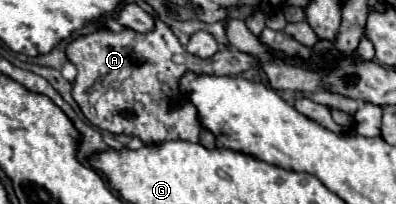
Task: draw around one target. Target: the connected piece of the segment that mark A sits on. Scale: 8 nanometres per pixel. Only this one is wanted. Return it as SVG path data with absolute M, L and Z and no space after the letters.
M156 16L154 30L144 34L124 28L122 32L96 30L78 36L66 46L66 56L78 72L72 82L72 96L82 114L100 130L112 134L124 132L152 146L180 138L202 144L208 150L216 148L216 138L200 124L194 104L184 100L176 108L170 106L170 100L180 100L180 78L186 72L194 72L196 76L236 76L256 62L254 56L232 48L222 48L216 56L200 60L198 56L188 54L174 32Z

